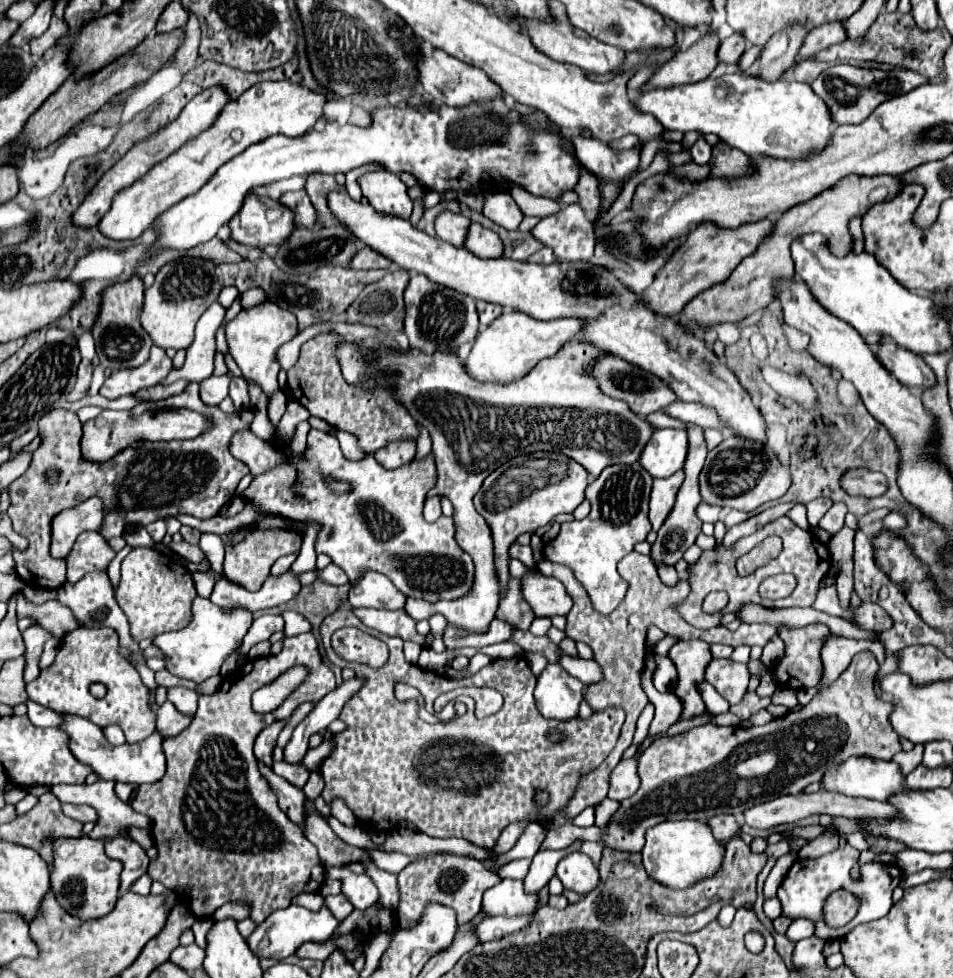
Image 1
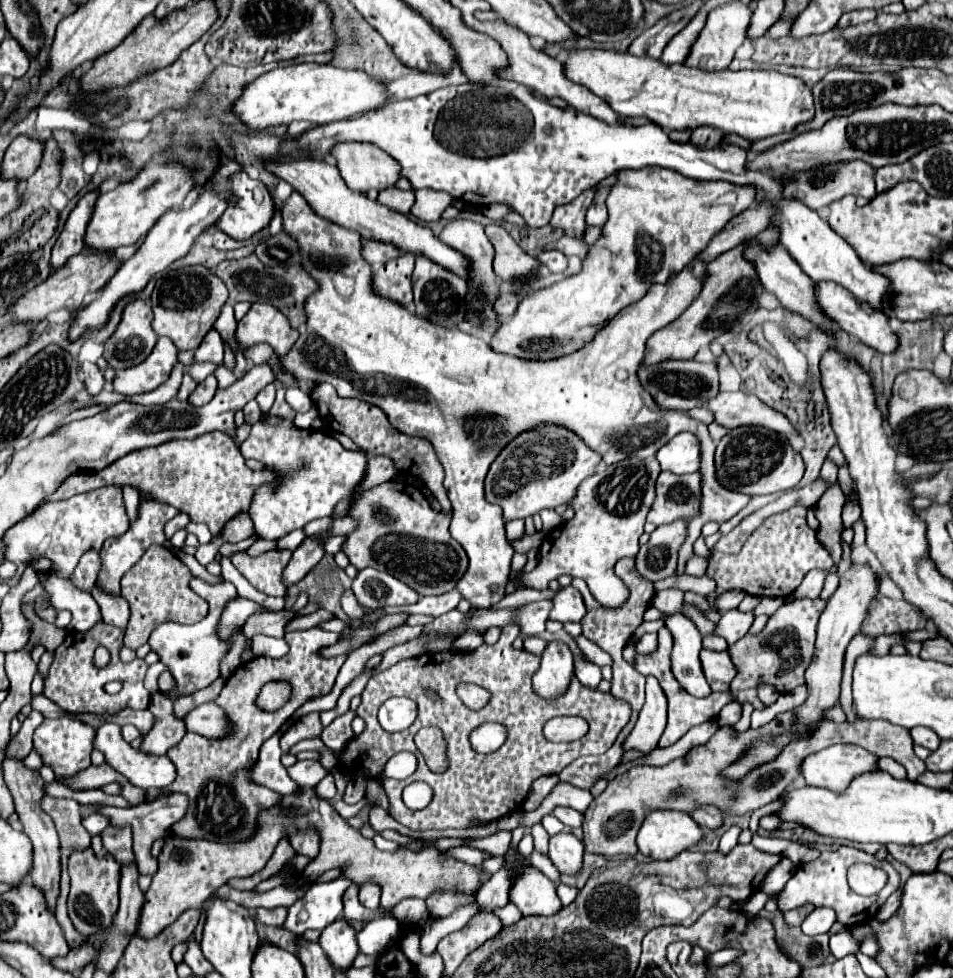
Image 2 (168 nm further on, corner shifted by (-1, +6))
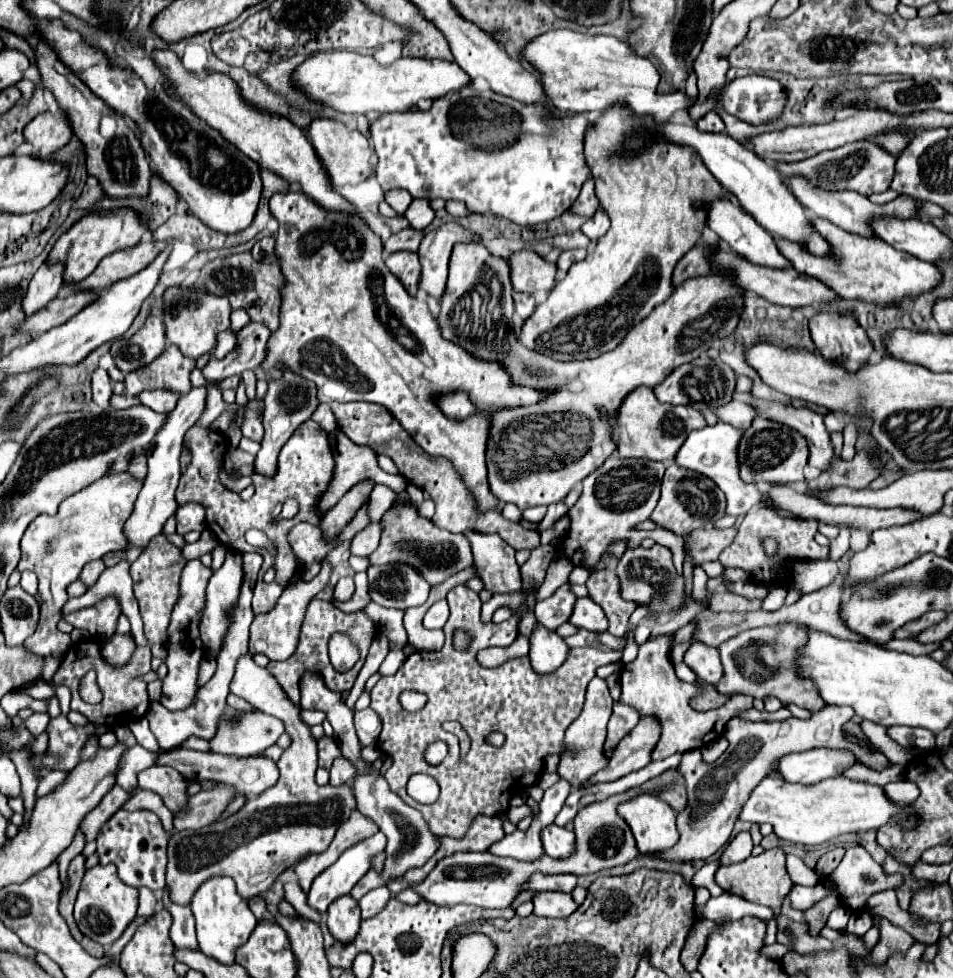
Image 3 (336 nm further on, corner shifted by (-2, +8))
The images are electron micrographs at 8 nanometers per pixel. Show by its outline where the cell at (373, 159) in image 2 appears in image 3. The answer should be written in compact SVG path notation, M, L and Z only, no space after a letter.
M313 120L307 128L307 136L309 136L311 146L315 148L315 154L323 162L325 172L329 174L329 178L335 186L345 186L345 184L355 186L355 184L363 182L367 176L371 176L371 172L373 172L373 168L369 164L371 146L369 146L369 140L361 132L349 130L343 122Z

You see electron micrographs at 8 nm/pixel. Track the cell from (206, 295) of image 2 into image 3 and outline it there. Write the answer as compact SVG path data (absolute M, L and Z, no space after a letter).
M171 288L171 292L167 292L167 308L163 312L167 340L187 358L197 360L203 354L211 354L217 344L217 334L229 330L229 316L231 304L223 298L203 296L203 292L191 292L191 288Z

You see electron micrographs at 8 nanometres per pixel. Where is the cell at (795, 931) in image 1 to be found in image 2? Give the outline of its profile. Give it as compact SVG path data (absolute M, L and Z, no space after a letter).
M814 908L806 920L802 922L802 932L808 936L816 936L816 934L826 934L826 930L830 930L830 926L836 922L834 918L834 910L830 908Z

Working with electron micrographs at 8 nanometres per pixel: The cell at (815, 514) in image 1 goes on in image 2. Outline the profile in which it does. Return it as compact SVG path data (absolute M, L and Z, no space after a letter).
M826 460L824 466L822 466L820 478L824 482L828 482L828 490L822 494L822 498L814 506L814 514L820 522L818 540L822 542L822 546L830 552L830 556L838 564L842 560L840 532L844 530L842 520L840 520L840 512L842 512L842 506L844 506L844 494L842 494L840 486L836 484L838 468L830 460Z

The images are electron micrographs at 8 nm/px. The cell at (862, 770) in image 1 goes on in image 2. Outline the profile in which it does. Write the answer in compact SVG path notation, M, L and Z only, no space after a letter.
M834 744L806 758L802 764L802 776L806 784L842 792L850 782L866 772L878 772L878 756L860 748Z

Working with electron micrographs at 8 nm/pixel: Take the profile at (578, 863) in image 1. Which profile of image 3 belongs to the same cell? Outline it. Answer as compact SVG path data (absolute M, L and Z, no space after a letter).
M549 824L541 830L541 842L543 842L545 854L549 854L551 858L561 858L571 854L571 848L575 846L573 844L575 834L557 824Z

